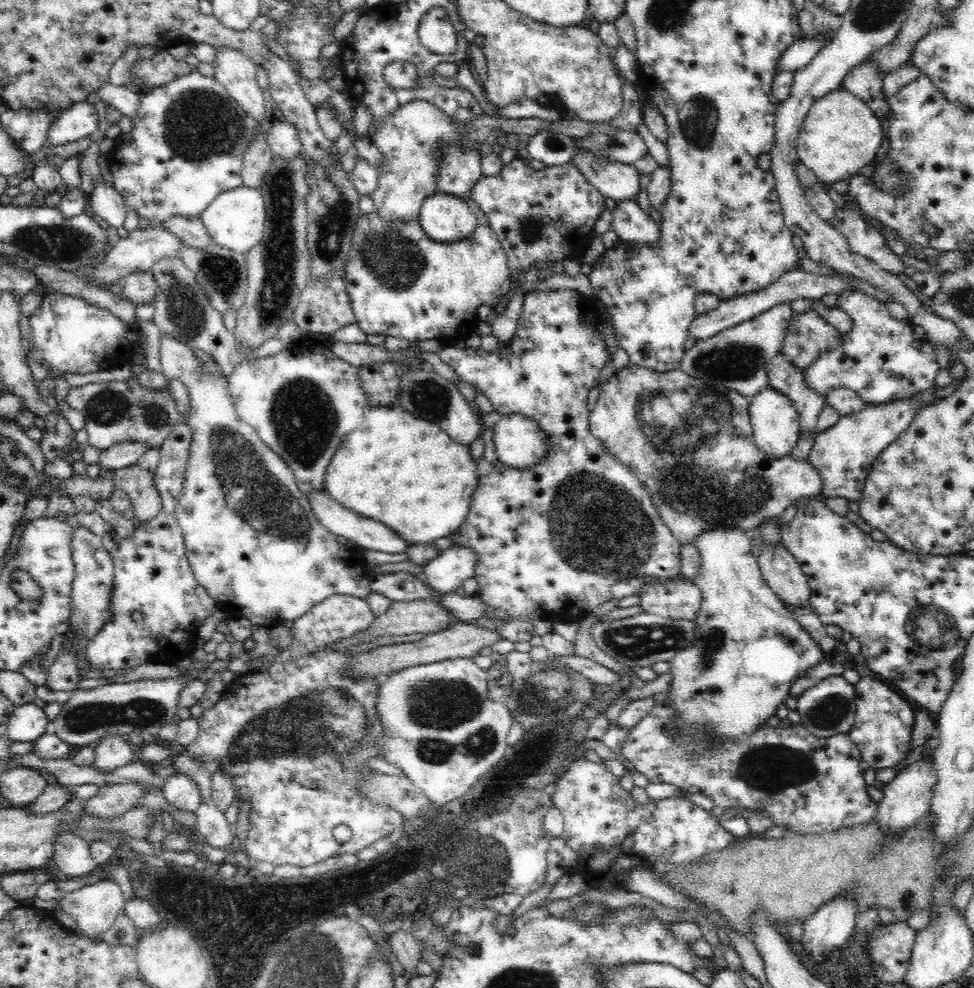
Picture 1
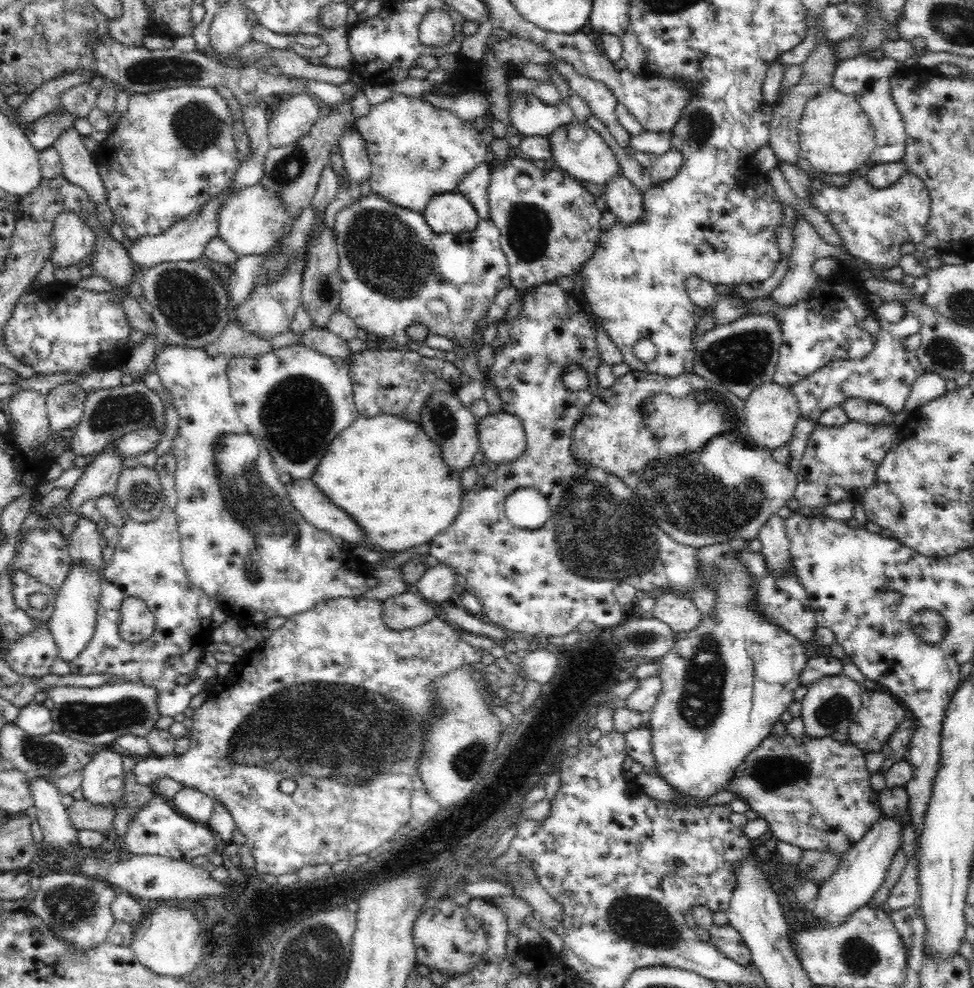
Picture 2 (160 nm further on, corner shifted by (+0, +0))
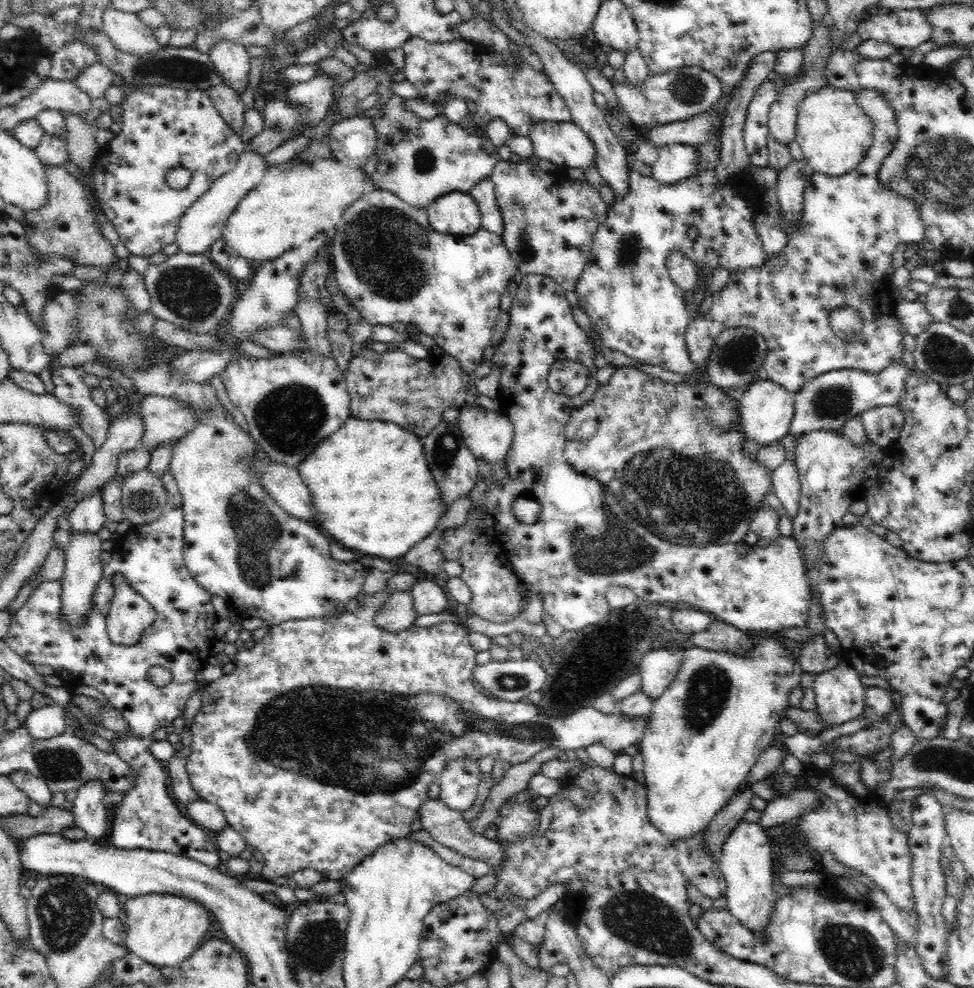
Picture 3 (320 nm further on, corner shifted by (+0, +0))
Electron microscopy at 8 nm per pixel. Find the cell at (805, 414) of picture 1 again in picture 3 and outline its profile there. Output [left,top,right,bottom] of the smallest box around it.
[771,434,801,520]

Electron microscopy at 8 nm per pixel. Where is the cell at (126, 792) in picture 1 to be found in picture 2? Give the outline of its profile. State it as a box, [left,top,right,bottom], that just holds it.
[66,800,114,833]

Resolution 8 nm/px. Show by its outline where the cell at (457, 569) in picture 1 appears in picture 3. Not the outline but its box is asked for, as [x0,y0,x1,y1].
[410,579,448,618]

